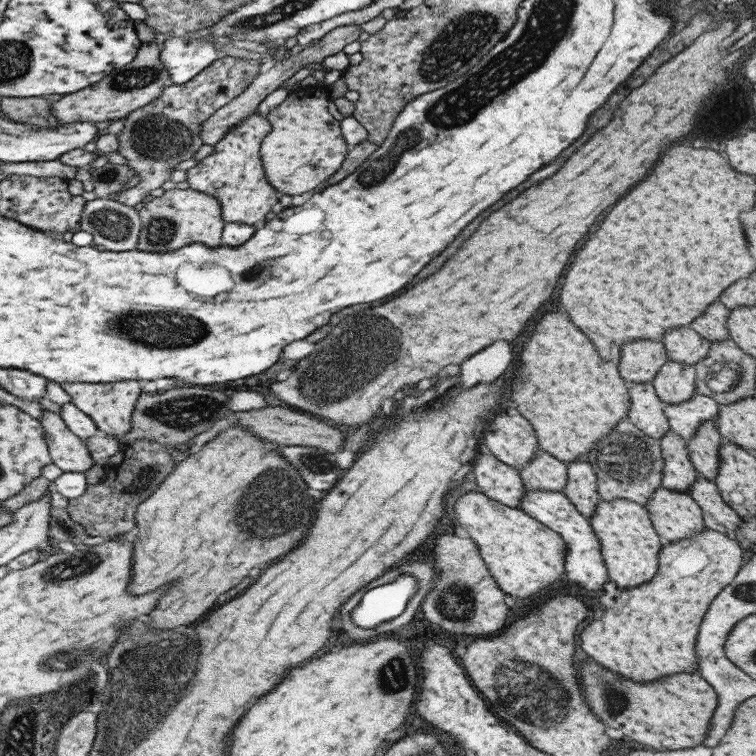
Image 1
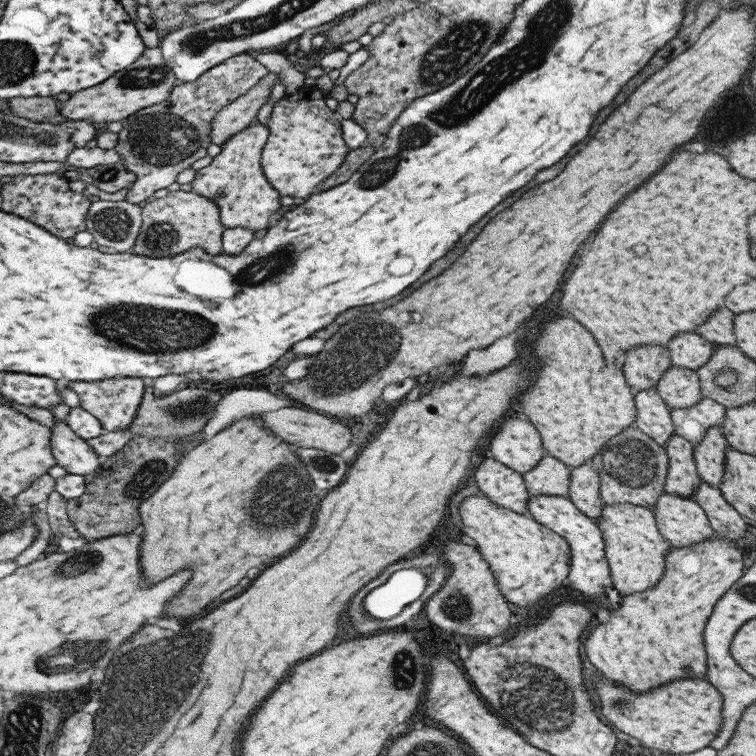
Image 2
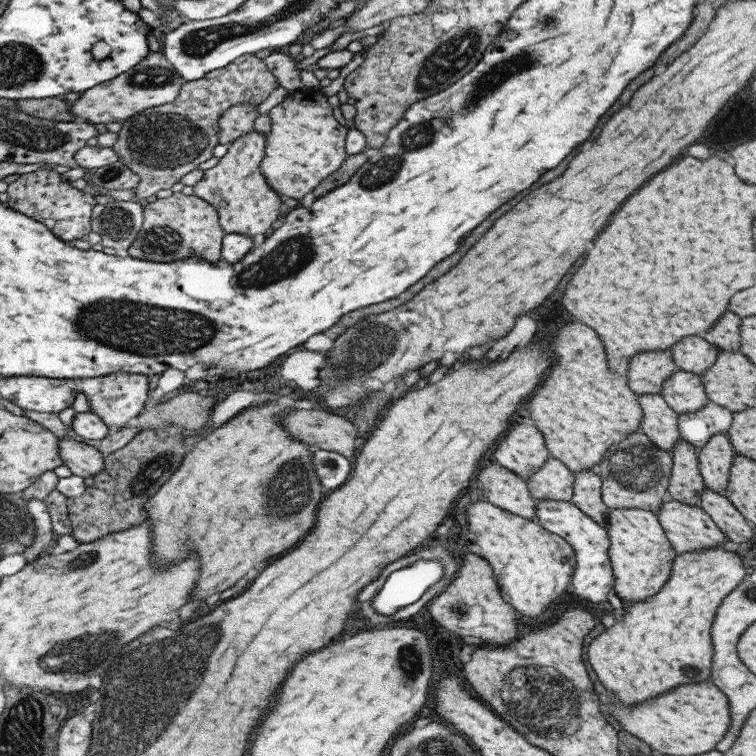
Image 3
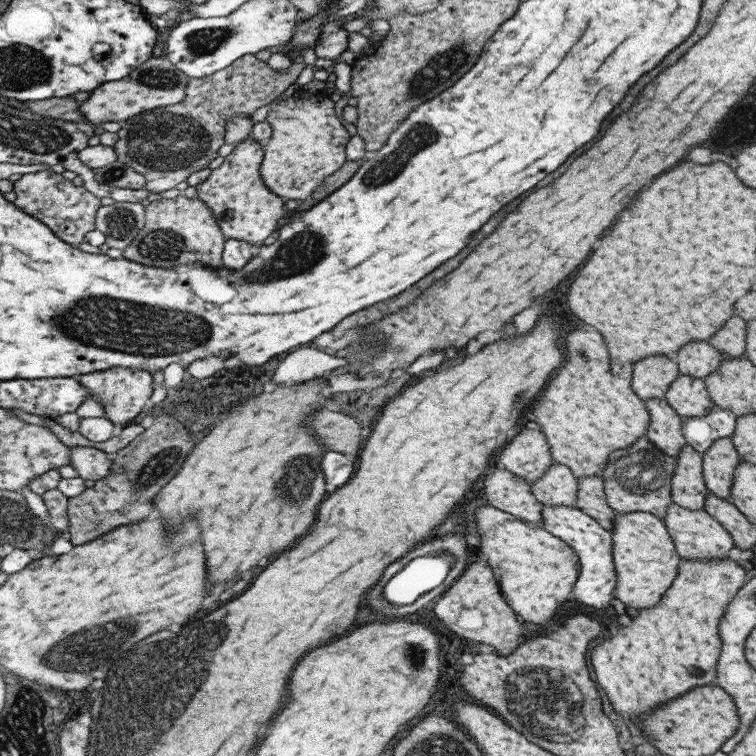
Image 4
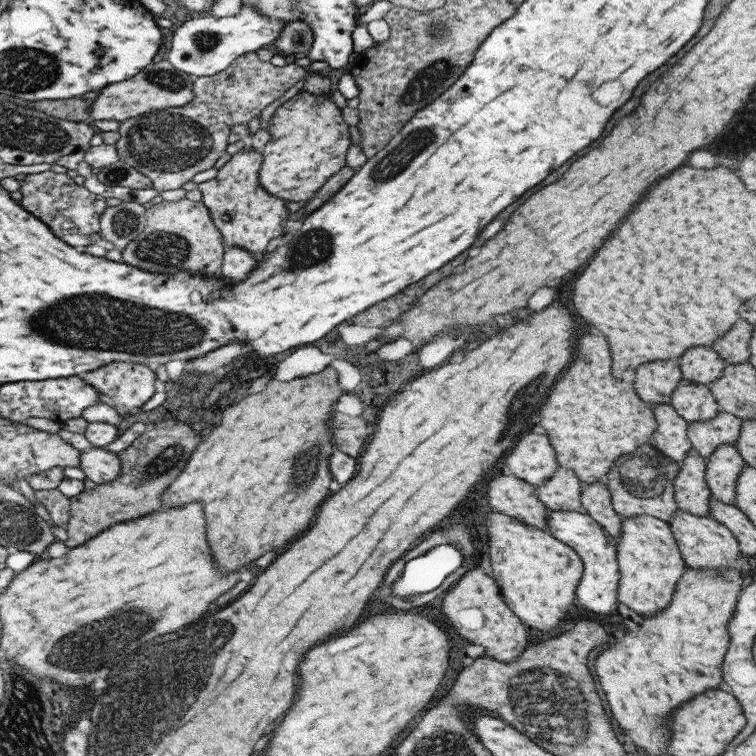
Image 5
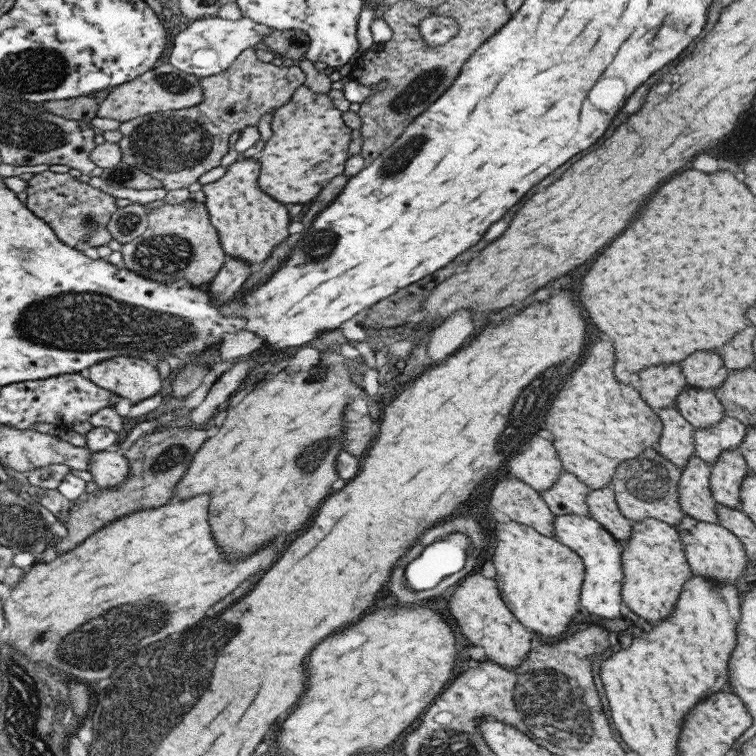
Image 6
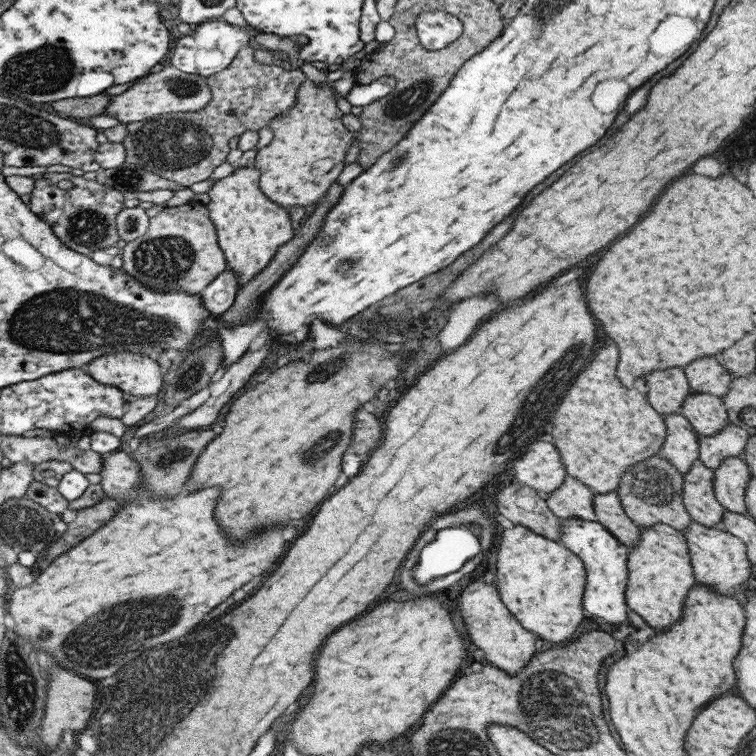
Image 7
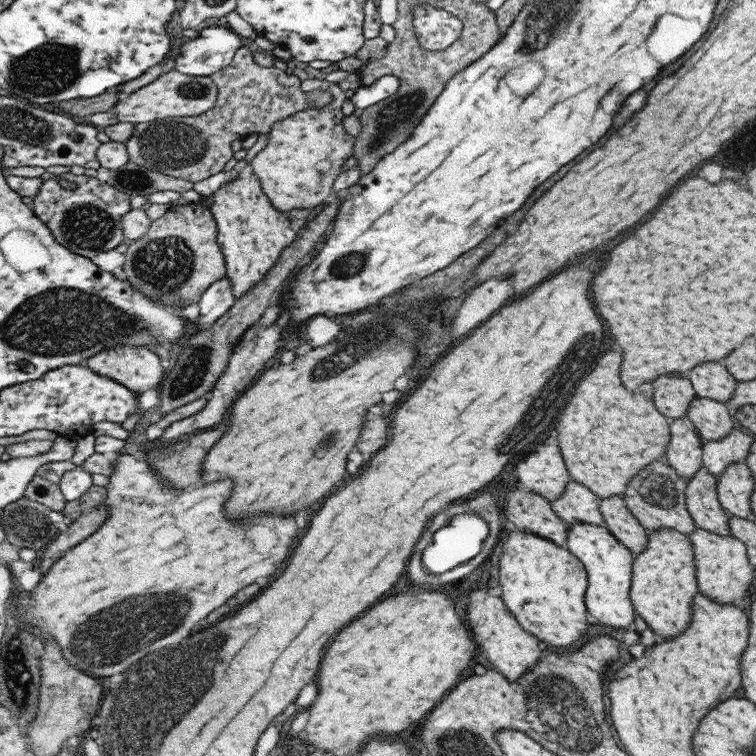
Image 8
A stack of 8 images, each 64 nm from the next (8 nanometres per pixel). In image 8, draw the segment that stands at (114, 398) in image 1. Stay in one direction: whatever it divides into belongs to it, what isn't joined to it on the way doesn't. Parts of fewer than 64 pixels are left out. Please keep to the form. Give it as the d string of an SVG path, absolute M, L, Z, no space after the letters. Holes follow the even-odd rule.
M129 344L107 347L107 349L103 349L94 356L87 358L82 364L97 375L109 377L109 379L115 380L116 383L131 389L137 394L150 388L158 390L161 376L165 374L165 364L147 345L133 346Z

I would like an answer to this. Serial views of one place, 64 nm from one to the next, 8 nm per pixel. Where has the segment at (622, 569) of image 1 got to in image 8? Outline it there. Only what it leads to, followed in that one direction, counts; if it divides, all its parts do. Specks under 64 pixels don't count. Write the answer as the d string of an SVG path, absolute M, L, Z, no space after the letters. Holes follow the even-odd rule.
M671 528L649 531L647 546L633 555L629 601L633 610L657 636L673 638L691 624L691 602L698 592L693 560L688 535Z

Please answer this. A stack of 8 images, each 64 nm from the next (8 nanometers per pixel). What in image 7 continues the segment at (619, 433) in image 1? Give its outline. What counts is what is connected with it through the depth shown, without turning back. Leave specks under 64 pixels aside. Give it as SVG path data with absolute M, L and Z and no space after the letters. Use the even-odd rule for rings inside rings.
M658 453L635 462L627 468L621 478L615 494L620 501L625 515L638 527L651 526L651 524L667 524L678 531L683 531L689 526L690 516L685 511L681 502L683 477L676 468Z

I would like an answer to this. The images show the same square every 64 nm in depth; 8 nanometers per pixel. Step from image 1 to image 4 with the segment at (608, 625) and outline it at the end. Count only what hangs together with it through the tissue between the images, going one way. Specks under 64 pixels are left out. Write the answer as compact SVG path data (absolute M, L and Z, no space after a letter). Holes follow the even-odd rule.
M731 556L723 560L687 560L680 558L677 576L663 600L651 608L639 608L633 616L629 616L626 626L619 625L615 636L602 640L590 652L590 662L595 673L595 682L605 691L613 711L623 719L623 722L634 729L632 721L641 714L651 713L657 706L679 698L681 694L693 690L695 686L705 686L715 682L715 664L721 652L721 638L717 624L721 620L721 612L725 612L729 600L741 588L746 580L745 570L731 560Z

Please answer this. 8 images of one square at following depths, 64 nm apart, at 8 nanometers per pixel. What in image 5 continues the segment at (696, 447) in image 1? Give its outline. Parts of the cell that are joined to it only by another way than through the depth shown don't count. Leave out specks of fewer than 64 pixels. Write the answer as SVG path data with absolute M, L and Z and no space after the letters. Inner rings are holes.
M733 444L717 446L705 459L705 484L711 498L733 505L735 480L744 465L741 455Z

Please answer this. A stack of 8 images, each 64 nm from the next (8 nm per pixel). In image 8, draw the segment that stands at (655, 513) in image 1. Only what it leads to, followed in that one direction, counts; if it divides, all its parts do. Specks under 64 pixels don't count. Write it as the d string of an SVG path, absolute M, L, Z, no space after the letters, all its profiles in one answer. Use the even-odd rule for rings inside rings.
M693 528L688 535L695 563L695 578L698 592L717 604L740 605L745 590L752 581L752 566L748 563L746 548L742 542L729 536L717 536L703 528Z

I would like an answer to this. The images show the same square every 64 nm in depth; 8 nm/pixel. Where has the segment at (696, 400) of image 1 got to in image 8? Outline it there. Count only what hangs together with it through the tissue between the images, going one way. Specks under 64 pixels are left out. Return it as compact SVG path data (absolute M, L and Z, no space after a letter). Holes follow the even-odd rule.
M735 428L717 442L701 441L701 464L707 472L718 477L729 464L743 462L753 437Z

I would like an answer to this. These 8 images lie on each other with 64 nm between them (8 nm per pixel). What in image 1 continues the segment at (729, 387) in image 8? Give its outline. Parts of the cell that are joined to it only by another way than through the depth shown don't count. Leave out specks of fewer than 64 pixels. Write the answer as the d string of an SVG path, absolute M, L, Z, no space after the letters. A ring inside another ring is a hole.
M675 328L663 336L663 346L668 360L694 366L707 357L709 341L689 328Z

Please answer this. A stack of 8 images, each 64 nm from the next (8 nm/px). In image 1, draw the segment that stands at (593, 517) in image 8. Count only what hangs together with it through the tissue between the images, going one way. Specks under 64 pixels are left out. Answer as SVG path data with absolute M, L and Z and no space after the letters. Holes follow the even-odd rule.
M538 449L535 458L519 470L524 490L562 492L567 480L566 463Z

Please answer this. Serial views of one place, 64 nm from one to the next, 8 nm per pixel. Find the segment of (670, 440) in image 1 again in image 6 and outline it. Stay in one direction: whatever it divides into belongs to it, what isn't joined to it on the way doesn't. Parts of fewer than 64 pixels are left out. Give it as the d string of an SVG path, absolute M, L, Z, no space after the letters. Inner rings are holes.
M693 454L677 480L677 502L686 516L713 524L717 523L717 513L709 488L709 470L710 465Z

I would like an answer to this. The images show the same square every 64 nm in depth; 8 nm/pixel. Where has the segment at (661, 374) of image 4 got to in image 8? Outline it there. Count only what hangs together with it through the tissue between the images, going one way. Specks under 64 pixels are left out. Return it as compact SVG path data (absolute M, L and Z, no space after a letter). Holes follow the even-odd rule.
M659 376L655 380L653 390L653 404L657 411L667 418L684 418L689 408L689 402L696 394L683 376Z

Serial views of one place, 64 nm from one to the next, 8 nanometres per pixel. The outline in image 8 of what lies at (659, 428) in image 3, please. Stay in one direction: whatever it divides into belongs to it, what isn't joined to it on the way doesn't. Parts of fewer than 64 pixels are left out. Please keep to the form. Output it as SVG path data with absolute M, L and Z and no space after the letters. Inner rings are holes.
M687 417L671 418L668 425L669 442L662 460L675 470L677 476L688 480L702 466L701 440Z

